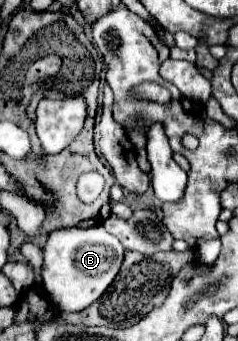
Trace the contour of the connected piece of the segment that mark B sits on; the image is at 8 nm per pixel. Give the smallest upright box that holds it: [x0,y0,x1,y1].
[42,226,124,312]

